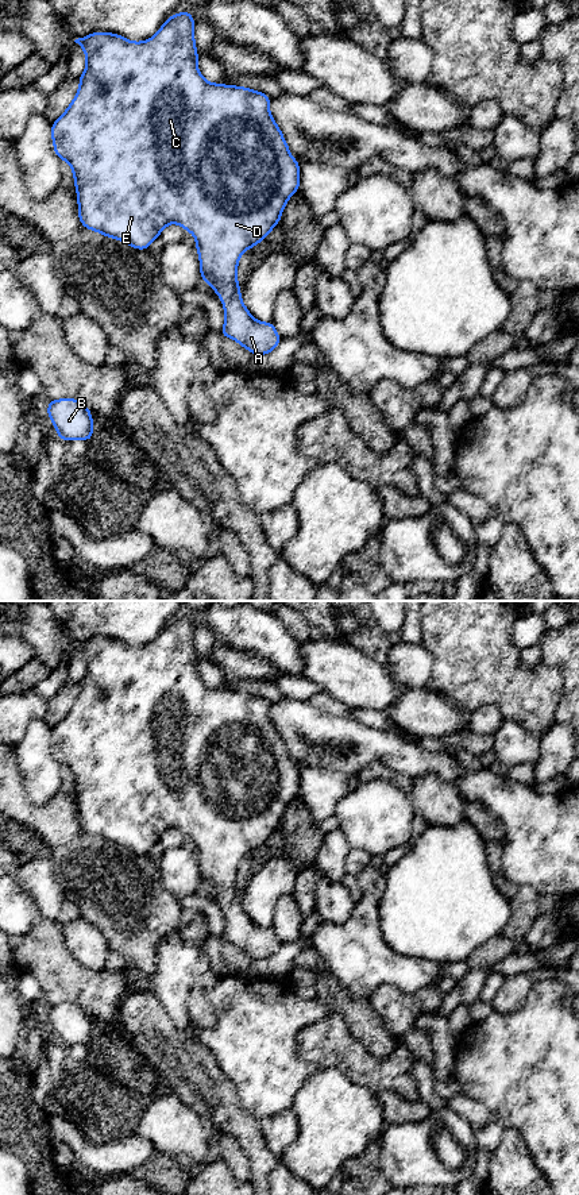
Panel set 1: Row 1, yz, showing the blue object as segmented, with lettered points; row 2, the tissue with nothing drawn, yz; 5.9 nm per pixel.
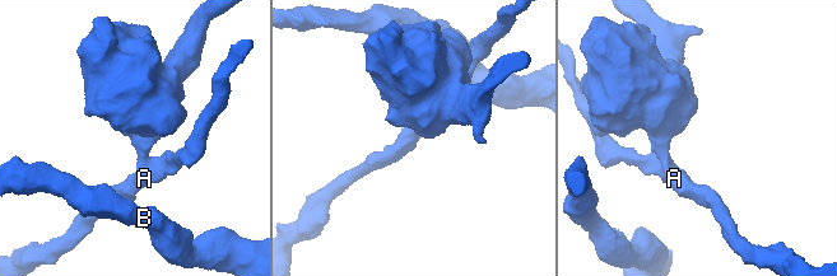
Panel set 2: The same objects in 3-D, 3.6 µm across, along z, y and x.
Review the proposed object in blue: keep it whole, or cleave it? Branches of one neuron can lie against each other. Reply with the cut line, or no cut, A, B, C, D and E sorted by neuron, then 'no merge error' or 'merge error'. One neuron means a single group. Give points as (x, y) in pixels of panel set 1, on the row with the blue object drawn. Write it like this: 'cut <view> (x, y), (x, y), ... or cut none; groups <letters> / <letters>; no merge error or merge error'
cut none; groups A B C D E; no merge error

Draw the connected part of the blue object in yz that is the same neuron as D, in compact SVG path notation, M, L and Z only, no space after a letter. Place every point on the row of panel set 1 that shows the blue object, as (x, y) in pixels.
M190 11L170 16L157 34L144 42L131 42L127 38L112 32L92 32L74 42L78 43L86 57L85 72L80 76L80 88L67 109L51 124L51 139L54 153L66 161L73 170L74 186L77 189L80 223L92 231L107 238L126 242L136 250L147 250L151 242L161 236L161 231L171 224L180 224L196 238L196 248L200 258L200 273L204 282L208 282L220 297L224 305L223 338L231 338L252 355L266 355L277 348L282 338L278 335L274 323L262 323L252 317L242 301L240 284L236 280L236 270L240 255L262 242L281 221L282 211L294 192L300 190L300 162L296 161L287 147L282 131L270 113L271 97L244 86L212 84L206 81L197 68L198 53L194 42L194 24Z

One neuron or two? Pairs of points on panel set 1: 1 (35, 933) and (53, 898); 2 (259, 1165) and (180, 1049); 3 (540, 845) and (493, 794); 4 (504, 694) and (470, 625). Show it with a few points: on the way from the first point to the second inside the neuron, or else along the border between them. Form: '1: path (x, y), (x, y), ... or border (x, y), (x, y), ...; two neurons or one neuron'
1: border (41, 916), (56, 921); two neurons
2: path (250, 1137), (226, 1109), (222, 1098), (201, 1078); one neuron
3: path (532, 833), (505, 806); one neuron
4: path (495, 677), (473, 654), (470, 643); one neuron

